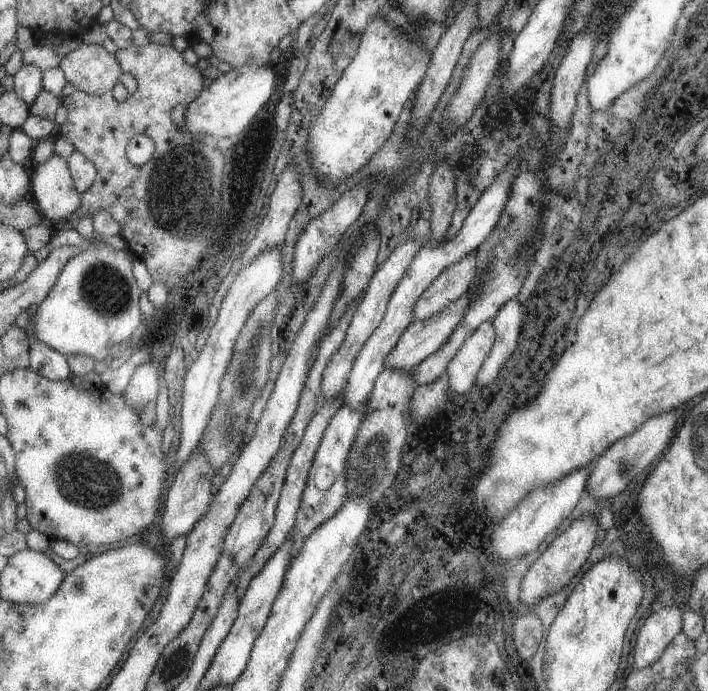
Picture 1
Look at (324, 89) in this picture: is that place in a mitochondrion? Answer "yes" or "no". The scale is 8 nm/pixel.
no

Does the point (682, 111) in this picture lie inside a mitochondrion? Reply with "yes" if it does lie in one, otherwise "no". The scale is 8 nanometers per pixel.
no

